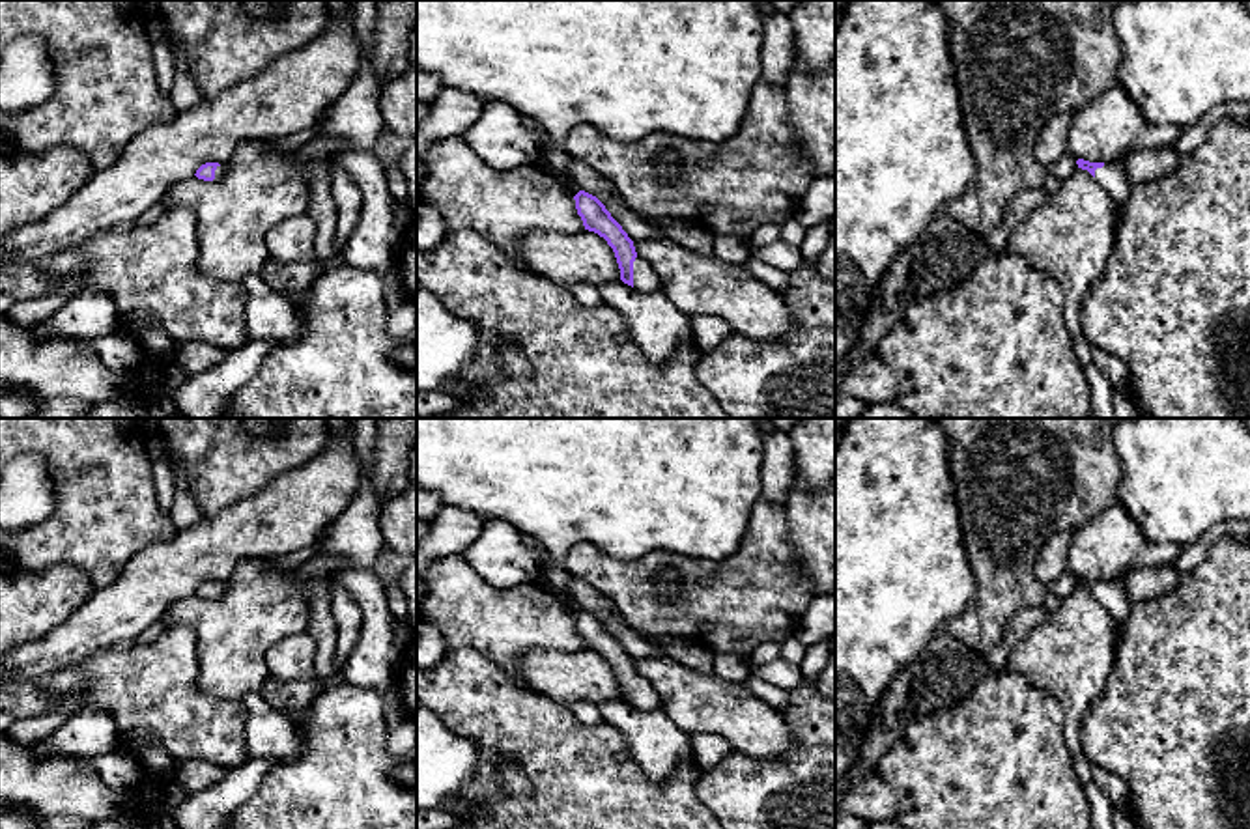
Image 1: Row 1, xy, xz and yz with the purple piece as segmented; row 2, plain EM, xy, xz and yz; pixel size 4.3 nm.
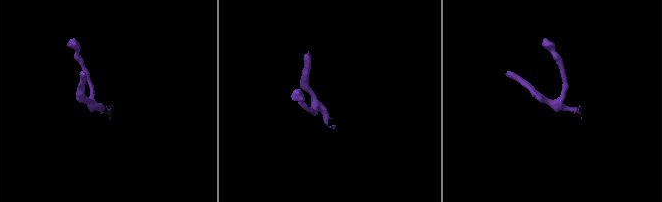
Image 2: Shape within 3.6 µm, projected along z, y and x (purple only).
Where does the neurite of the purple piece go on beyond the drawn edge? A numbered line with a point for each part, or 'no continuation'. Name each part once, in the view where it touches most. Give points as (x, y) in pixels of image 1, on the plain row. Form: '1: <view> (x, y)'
1: xz (645, 697)

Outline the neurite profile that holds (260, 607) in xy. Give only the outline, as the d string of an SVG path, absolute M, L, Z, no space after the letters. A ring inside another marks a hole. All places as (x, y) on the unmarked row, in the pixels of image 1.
M245 558L220 597L194 594L166 609L164 627L187 625L196 633L202 693L222 700L260 693L269 678L267 652L308 631L305 581L290 575L275 571L271 558Z

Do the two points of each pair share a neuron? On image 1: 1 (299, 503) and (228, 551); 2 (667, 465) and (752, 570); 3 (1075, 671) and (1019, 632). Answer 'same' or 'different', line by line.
1: same
2: different
3: different

